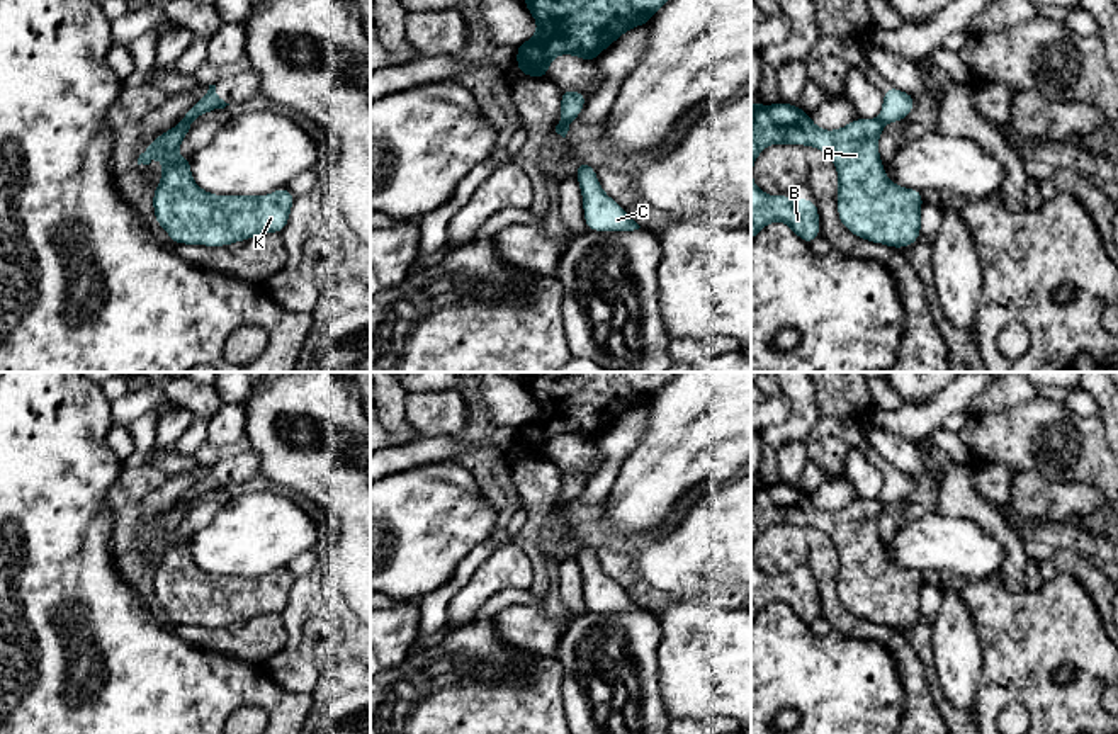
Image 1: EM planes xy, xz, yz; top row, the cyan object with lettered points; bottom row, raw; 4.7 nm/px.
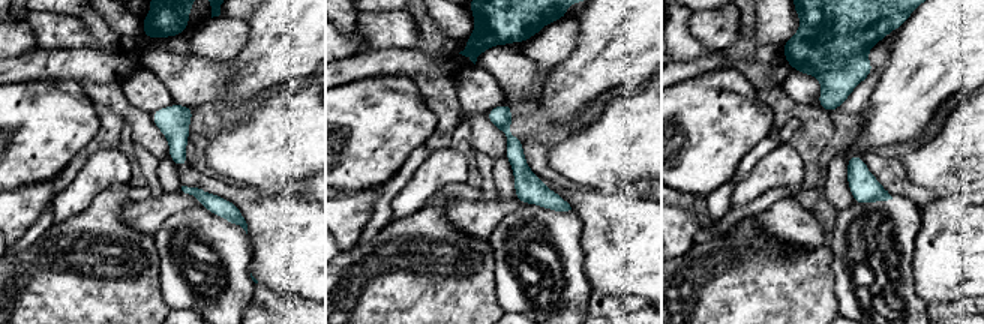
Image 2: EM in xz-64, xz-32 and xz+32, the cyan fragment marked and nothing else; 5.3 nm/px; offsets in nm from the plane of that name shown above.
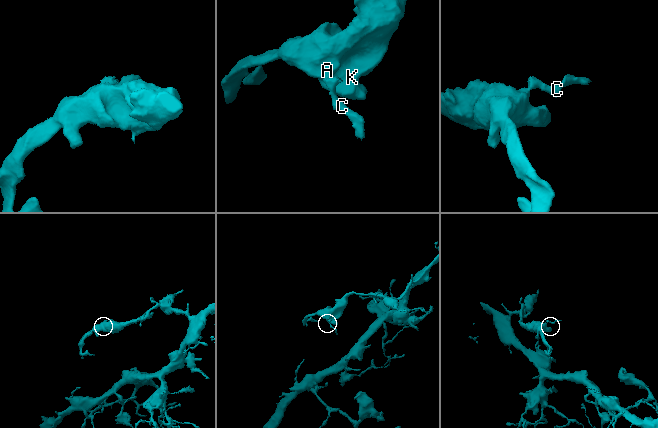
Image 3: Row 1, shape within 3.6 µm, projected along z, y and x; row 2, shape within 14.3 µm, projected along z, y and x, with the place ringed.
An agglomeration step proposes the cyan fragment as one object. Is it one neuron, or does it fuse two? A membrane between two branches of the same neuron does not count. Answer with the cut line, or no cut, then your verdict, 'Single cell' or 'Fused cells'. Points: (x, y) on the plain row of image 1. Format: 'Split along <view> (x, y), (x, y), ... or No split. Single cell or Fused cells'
Split along xy (182, 500), (189, 502). Fused cells

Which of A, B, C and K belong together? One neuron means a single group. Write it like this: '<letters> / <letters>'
A B K / C

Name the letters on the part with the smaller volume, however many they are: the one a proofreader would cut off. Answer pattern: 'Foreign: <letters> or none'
Foreign: C

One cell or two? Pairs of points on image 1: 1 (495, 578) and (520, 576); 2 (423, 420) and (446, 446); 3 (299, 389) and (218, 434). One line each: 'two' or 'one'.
1: one
2: two
3: two

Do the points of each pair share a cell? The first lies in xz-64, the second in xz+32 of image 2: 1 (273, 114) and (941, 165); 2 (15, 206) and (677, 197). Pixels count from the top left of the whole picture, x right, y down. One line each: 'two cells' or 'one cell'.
1: one cell
2: two cells

